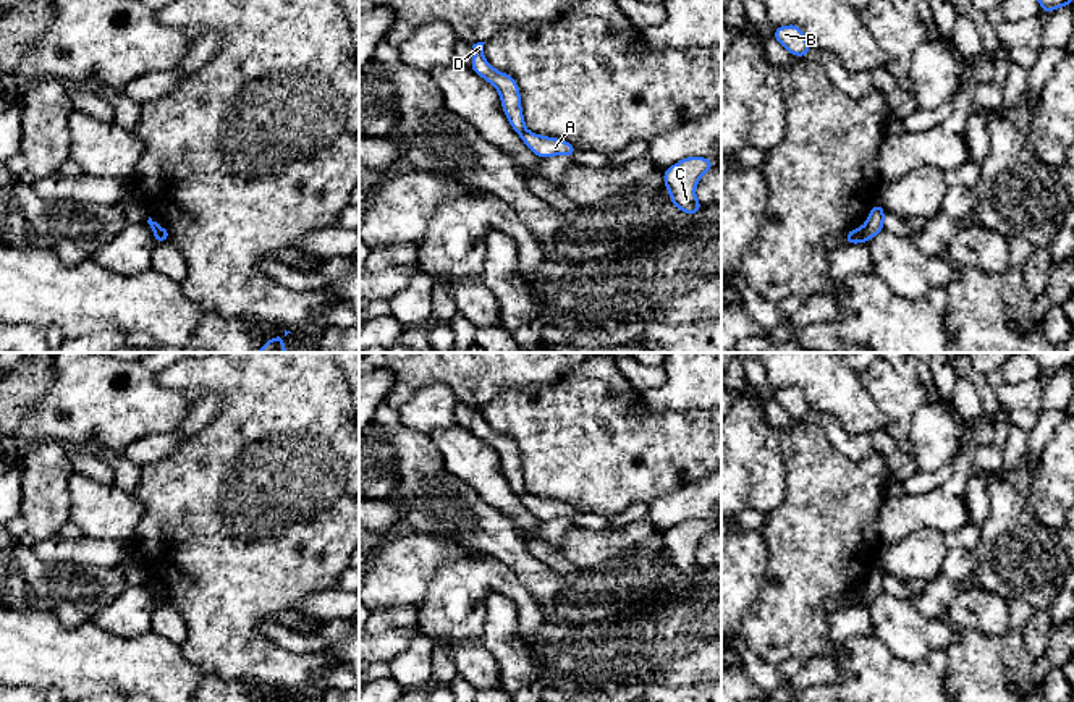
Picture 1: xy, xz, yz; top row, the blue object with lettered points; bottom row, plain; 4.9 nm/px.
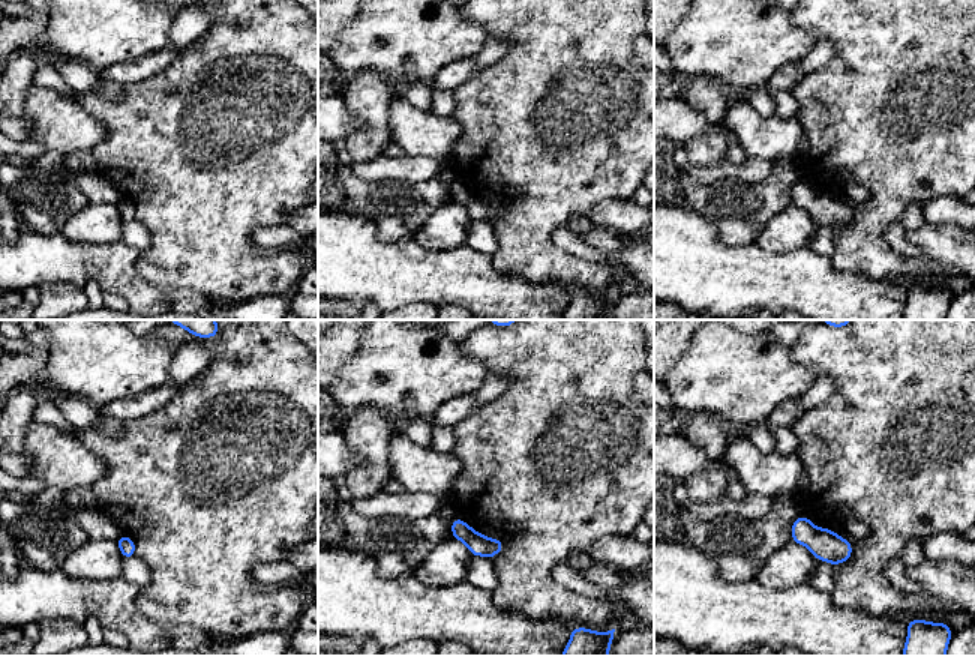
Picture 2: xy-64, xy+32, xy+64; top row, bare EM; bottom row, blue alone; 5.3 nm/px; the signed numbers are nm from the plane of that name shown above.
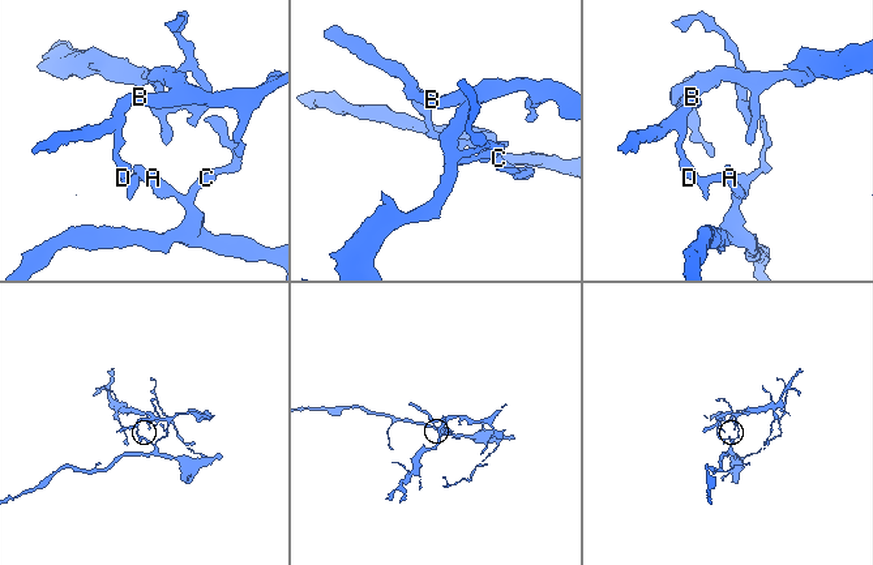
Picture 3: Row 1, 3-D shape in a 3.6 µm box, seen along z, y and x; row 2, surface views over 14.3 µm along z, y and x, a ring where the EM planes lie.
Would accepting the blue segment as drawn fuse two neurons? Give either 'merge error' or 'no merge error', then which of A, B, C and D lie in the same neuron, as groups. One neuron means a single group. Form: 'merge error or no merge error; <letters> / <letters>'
merge error; A C / B D

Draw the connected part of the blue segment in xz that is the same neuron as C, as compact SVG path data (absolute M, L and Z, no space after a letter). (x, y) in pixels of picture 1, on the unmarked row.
M686 519L663 532L663 543L673 569L696 577L704 569L696 560L699 542L713 531L708 519Z

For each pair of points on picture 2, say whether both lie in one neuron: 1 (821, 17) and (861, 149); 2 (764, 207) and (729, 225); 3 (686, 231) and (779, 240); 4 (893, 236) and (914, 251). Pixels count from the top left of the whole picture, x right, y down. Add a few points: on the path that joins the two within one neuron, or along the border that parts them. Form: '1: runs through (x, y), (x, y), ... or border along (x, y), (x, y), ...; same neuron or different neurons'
1: runs through (854, 50), (861, 57), (861, 116); same neuron
2: runs through (755, 207), (747, 207), (738, 216); same neuron
3: border along (755, 242), (768, 251), (789, 251); different neurons
4: runs through (897, 240), (909, 249); same neuron

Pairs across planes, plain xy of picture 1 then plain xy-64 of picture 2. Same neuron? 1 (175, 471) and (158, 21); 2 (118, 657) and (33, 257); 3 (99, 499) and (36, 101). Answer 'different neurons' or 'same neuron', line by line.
1: different neurons
2: same neuron
3: same neuron

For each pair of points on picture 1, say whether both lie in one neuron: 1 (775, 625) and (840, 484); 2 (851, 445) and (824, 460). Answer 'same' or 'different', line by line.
1: same
2: different

